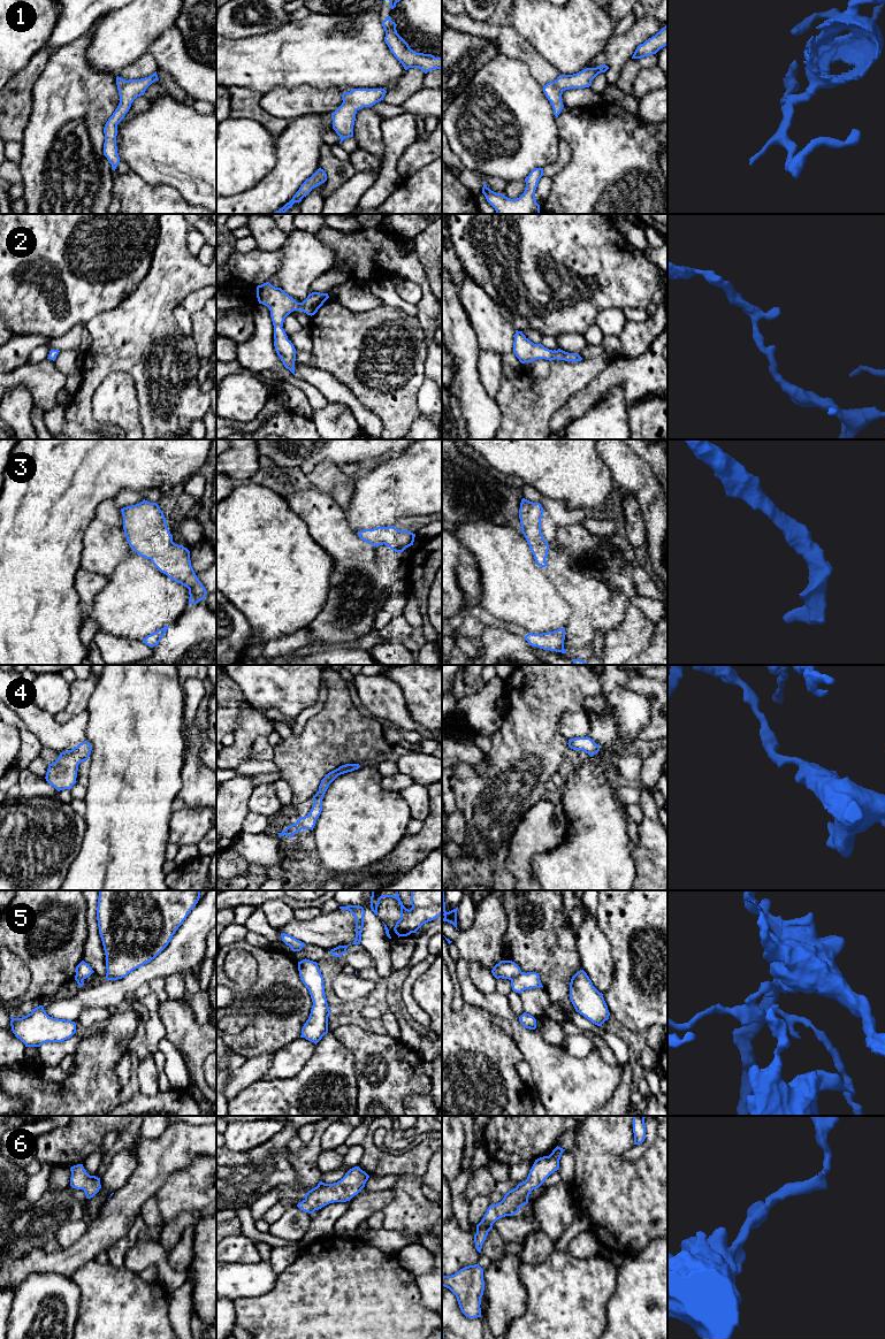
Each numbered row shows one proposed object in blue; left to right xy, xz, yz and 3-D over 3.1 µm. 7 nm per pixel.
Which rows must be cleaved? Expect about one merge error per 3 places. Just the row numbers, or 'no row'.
5

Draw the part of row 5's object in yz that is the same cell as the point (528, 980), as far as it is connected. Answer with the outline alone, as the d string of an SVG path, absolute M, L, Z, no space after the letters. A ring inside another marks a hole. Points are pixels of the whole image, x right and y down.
M521 972L518 977L511 980L512 990L521 993L531 988L543 987L540 980L540 975L536 972Z

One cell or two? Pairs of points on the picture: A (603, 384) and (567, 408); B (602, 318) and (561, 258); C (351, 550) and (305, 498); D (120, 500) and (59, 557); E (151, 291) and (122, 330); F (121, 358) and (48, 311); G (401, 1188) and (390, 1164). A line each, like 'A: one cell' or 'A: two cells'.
A: one cell
B: two cells
C: one cell
D: two cells
E: one cell
F: two cells
G: two cells

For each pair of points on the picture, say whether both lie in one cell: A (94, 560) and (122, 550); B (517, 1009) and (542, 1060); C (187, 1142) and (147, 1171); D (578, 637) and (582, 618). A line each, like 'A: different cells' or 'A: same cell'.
A: same cell
B: different cells
C: same cell
D: same cell

